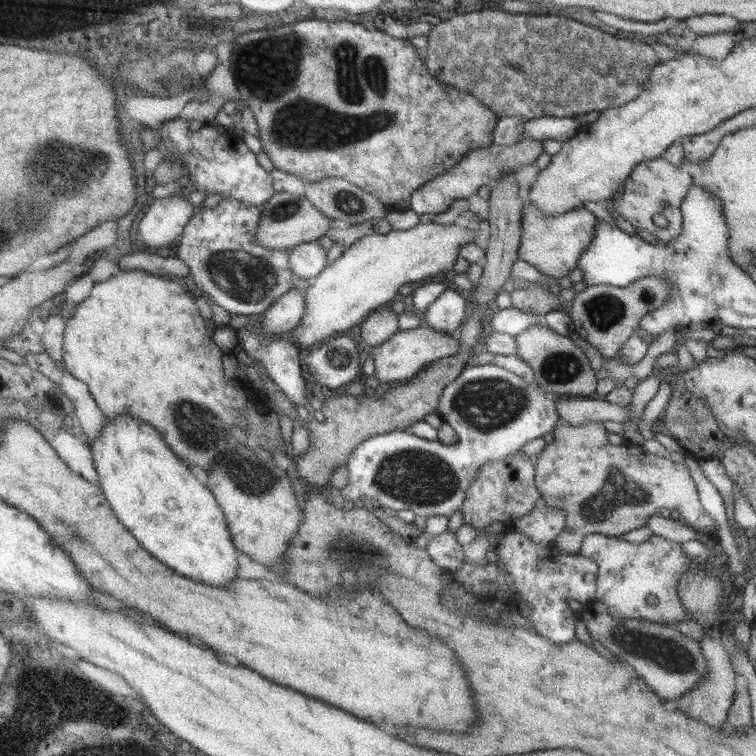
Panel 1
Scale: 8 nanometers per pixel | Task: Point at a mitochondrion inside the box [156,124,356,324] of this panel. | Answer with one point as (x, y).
(249, 279)

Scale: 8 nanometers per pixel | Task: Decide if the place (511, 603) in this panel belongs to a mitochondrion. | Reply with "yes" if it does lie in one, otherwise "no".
no

